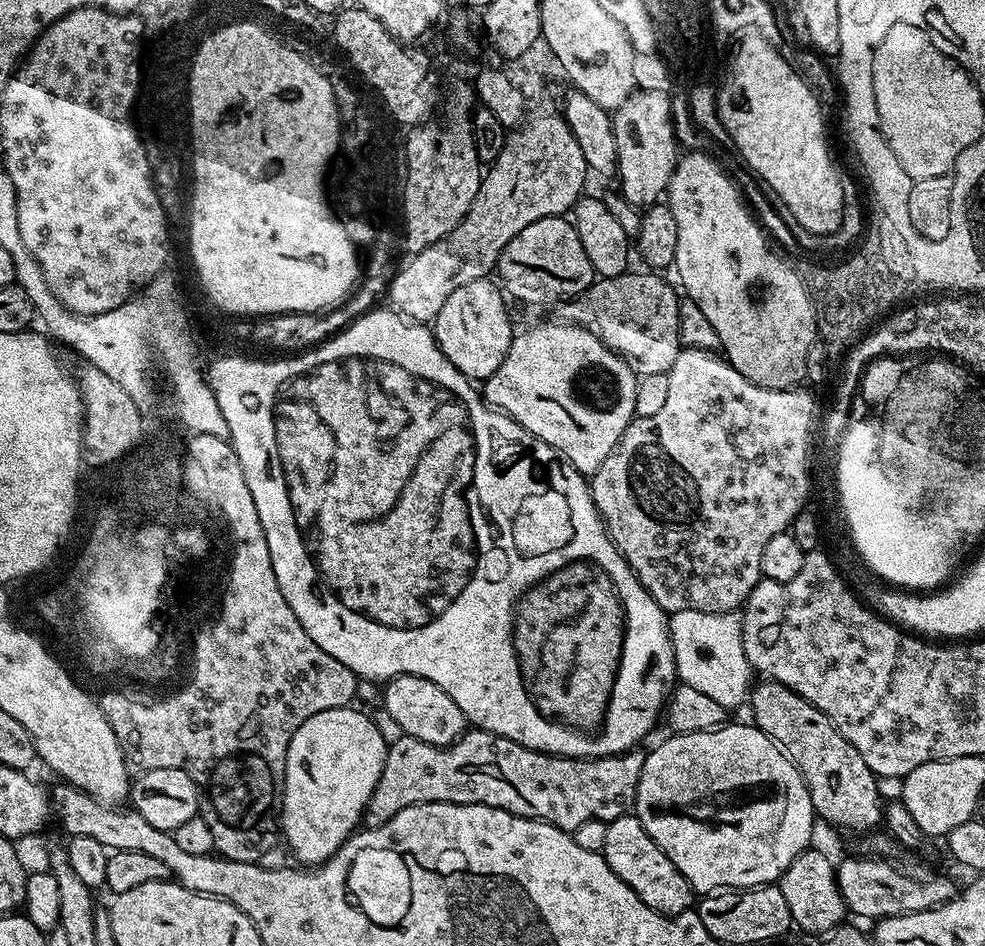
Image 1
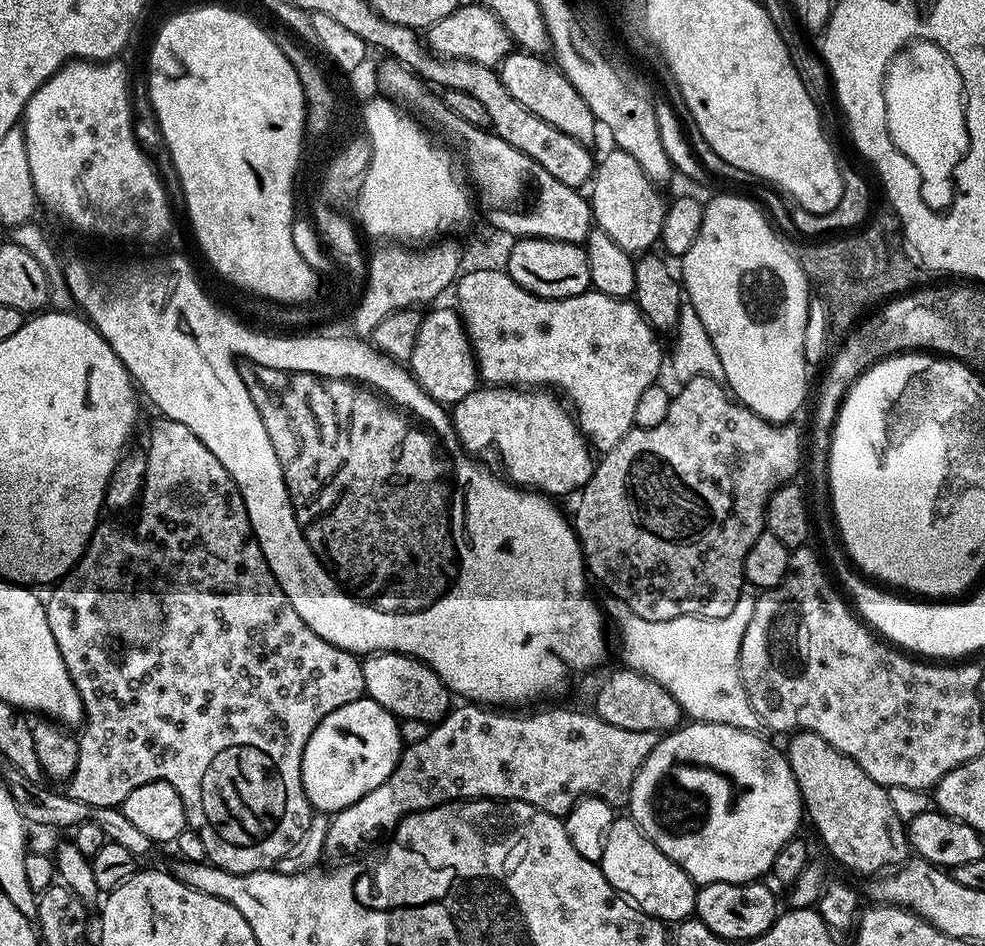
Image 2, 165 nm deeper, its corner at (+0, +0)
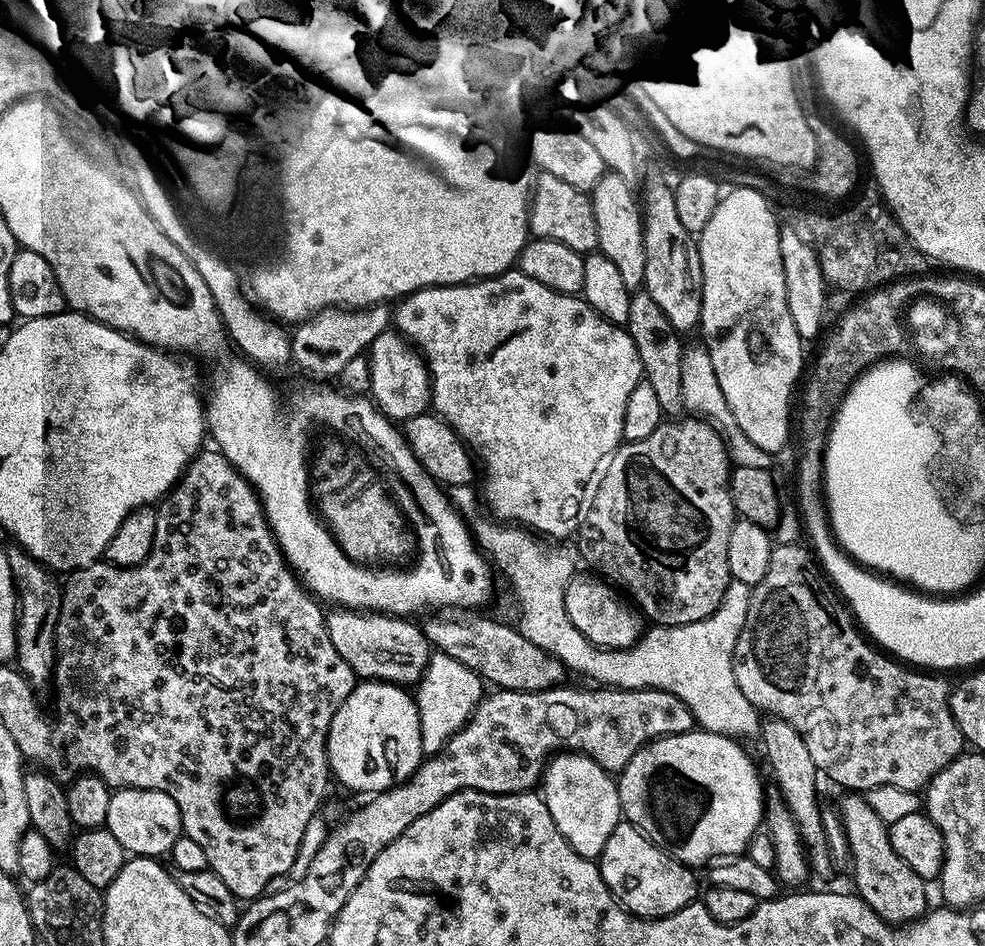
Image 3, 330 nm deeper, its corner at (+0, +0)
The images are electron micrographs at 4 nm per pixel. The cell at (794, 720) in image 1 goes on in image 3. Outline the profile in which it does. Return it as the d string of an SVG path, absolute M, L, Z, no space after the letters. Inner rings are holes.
M844 794L838 803L840 821L846 830L846 842L850 865L852 864L852 880L856 883L855 895L860 896L888 924L911 924L929 911L929 885L921 876L914 874L898 854L894 854L894 846L890 846L888 825L874 814L867 799L860 794Z

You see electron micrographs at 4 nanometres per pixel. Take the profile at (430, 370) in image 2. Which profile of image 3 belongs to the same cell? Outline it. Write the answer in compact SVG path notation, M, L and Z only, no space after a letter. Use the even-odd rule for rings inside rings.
M385 330L377 336L370 349L370 382L372 390L371 399L377 409L383 412L393 422L407 422L425 415L429 411L432 402L432 377L428 375L428 365L424 363L424 357L415 347L409 346L395 331Z

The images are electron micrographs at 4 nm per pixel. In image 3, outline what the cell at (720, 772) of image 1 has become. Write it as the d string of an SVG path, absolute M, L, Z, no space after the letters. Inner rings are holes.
M693 730L683 732L677 736L663 736L661 740L653 740L644 748L638 750L638 754L634 754L634 758L630 758L630 762L624 767L623 772L618 776L618 787L620 790L620 811L623 819L629 824L633 824L635 828L639 828L648 839L652 840L663 852L668 852L676 860L681 860L683 864L689 866L697 866L696 864L704 864L715 861L717 858L735 858L747 849L748 843L756 835L761 827L762 821L766 816L766 795L764 796L764 788L760 785L760 772L756 769L756 764L750 757L744 753L743 743L737 742L731 736L723 736L722 734L714 734L703 730Z

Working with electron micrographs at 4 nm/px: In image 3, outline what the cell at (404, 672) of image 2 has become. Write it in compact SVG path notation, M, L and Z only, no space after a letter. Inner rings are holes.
M332 610L326 623L334 650L364 680L382 680L386 684L415 686L420 683L428 665L430 645L419 623L403 616L361 614L356 610Z

